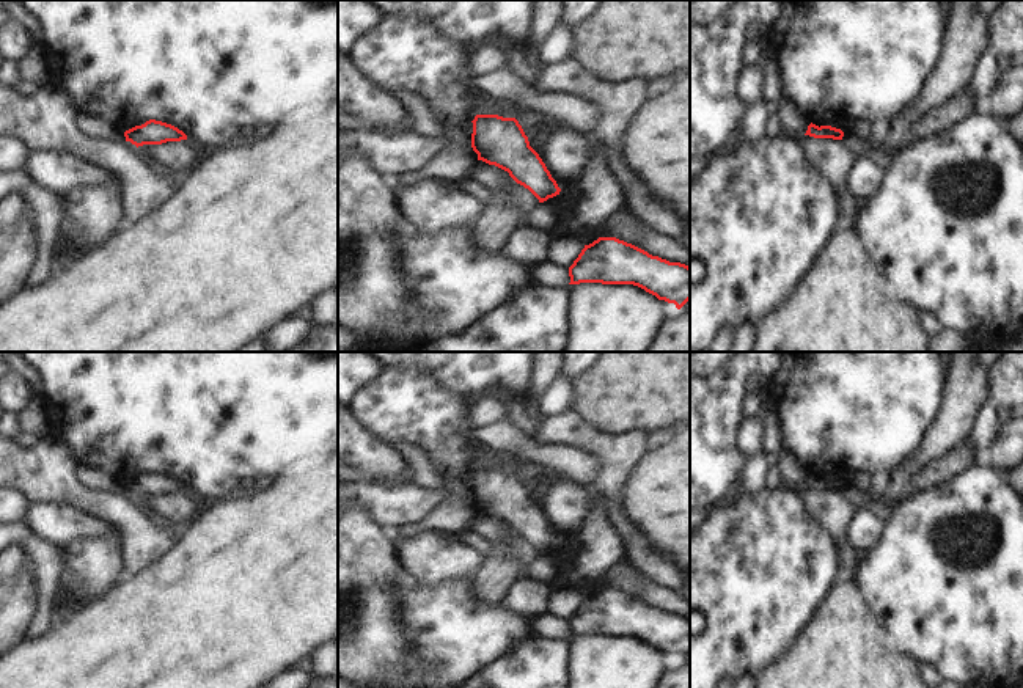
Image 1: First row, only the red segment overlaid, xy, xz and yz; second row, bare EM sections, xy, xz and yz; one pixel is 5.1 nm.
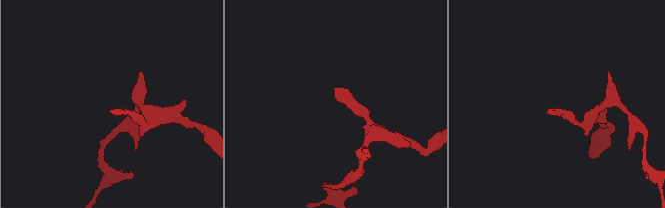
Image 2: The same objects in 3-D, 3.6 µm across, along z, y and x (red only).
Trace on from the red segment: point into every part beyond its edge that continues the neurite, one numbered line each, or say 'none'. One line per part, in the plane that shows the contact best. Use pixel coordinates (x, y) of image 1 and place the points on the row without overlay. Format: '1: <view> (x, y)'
none

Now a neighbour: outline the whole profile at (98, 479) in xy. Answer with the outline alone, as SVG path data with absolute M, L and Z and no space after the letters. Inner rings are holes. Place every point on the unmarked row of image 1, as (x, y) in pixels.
M75 462L74 473L77 481L90 490L112 495L126 493L124 484L102 468L88 468L85 463Z

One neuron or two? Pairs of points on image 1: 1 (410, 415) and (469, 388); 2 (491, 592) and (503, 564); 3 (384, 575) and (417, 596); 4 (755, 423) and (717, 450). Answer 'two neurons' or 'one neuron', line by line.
1: two neurons
2: one neuron
3: two neurons
4: two neurons

